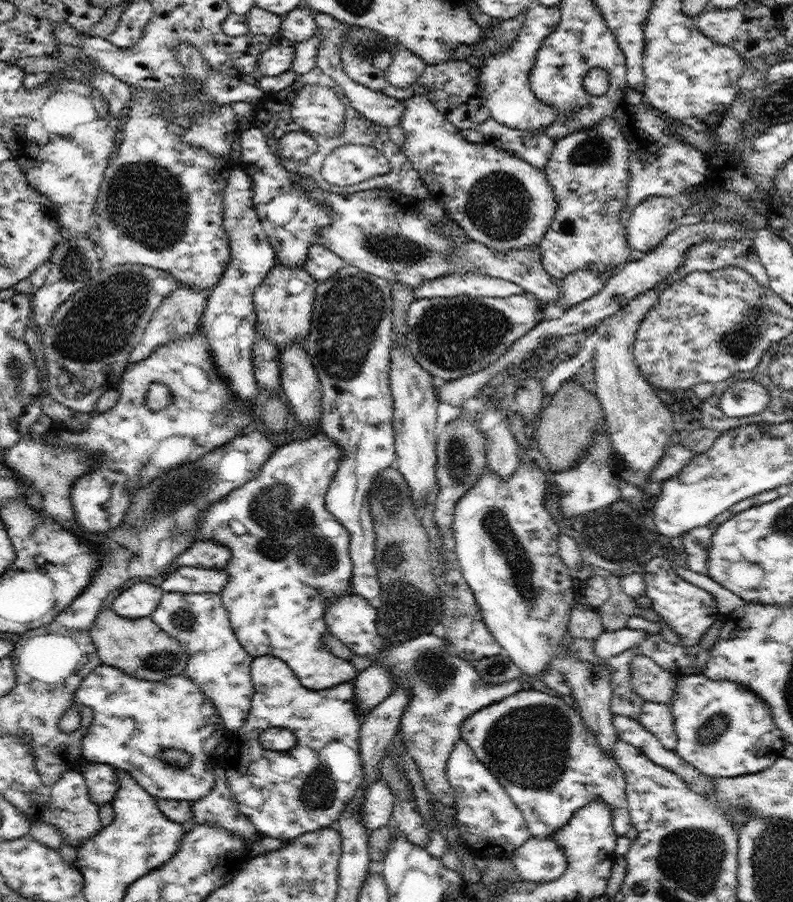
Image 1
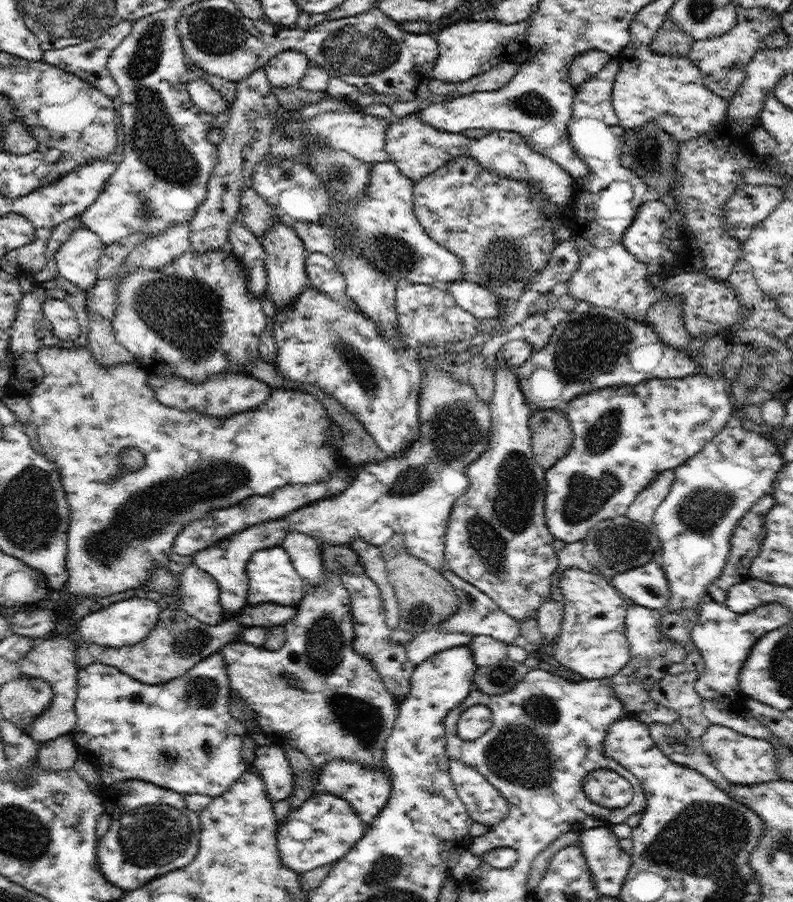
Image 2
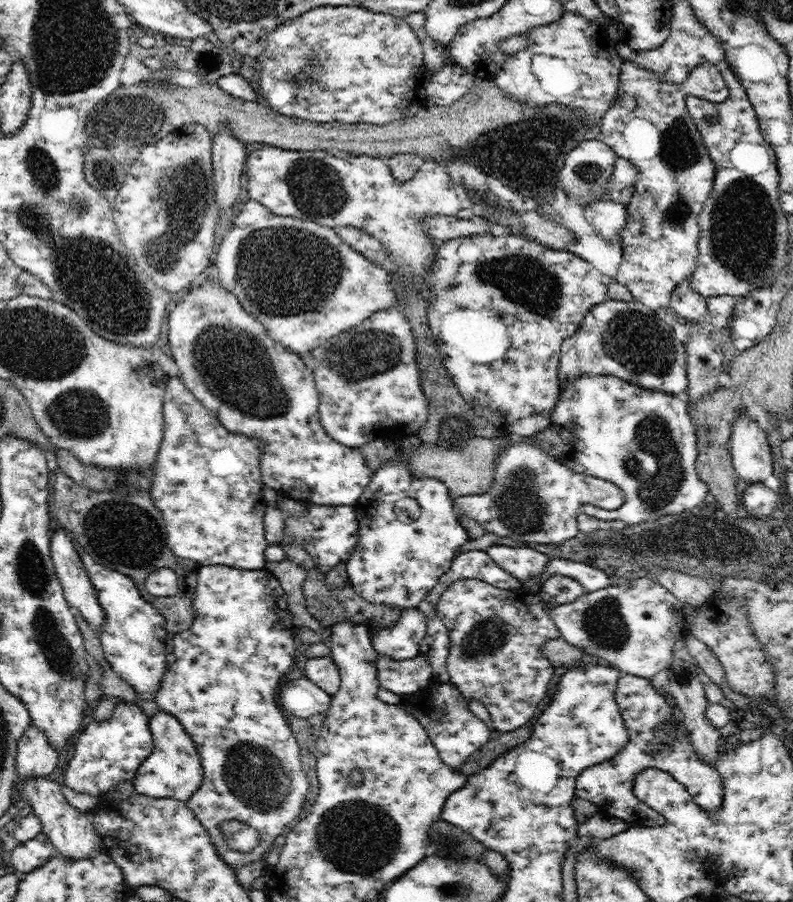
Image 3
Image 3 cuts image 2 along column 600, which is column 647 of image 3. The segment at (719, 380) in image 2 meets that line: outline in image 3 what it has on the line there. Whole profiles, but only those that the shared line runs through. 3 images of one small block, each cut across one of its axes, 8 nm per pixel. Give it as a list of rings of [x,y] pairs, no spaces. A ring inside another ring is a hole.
[[[582,374],[578,378],[574,378],[572,384],[566,384],[564,388],[560,388],[560,394],[558,396],[558,402],[550,414],[551,424],[554,430],[560,434],[562,441],[564,441],[564,448],[558,460],[562,461],[564,465],[572,469],[577,473],[584,473],[601,478],[614,484],[618,485],[622,491],[624,491],[624,504],[616,510],[608,511],[603,508],[598,508],[593,504],[582,504],[580,512],[584,512],[587,515],[605,520],[605,521],[624,521],[626,525],[640,524],[644,521],[651,521],[661,516],[668,514],[673,515],[684,511],[689,511],[691,508],[698,506],[709,493],[709,488],[705,482],[699,477],[696,461],[697,461],[697,442],[695,436],[695,429],[693,422],[691,421],[690,415],[687,410],[688,401],[684,396],[673,395],[660,390],[650,390],[648,388],[642,388],[636,384],[630,384],[628,381],[622,380],[617,376],[610,376],[606,374],[592,375]]]

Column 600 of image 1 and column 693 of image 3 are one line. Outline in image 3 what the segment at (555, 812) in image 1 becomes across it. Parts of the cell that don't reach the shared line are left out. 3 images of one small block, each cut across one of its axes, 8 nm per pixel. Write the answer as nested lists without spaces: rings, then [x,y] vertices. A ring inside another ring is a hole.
[[[622,674],[616,684],[615,699],[624,719],[629,739],[612,758],[606,759],[594,767],[586,768],[577,777],[575,797],[591,801],[598,807],[598,812],[610,817],[620,817],[632,827],[653,827],[664,823],[658,812],[640,802],[634,795],[634,778],[648,768],[670,773],[694,800],[694,803],[708,813],[721,808],[723,802],[723,781],[716,767],[704,764],[690,742],[683,723],[672,715],[672,708],[664,696],[652,686],[651,679],[641,676]],[[664,723],[670,723],[676,731],[676,740],[663,746],[657,740],[657,734]]]

